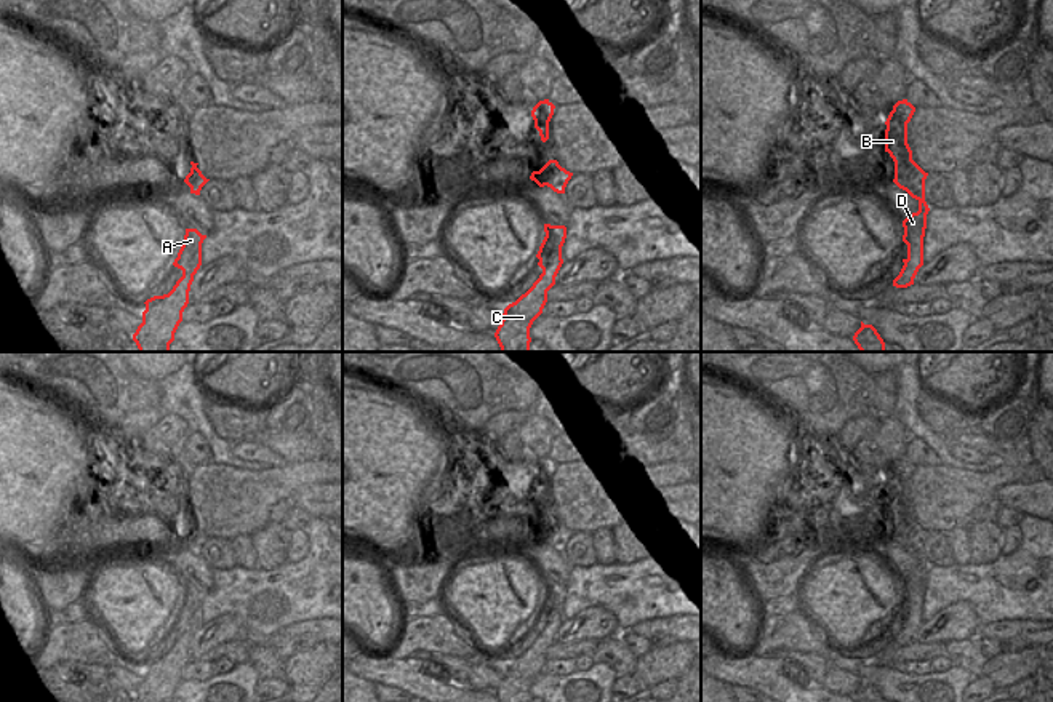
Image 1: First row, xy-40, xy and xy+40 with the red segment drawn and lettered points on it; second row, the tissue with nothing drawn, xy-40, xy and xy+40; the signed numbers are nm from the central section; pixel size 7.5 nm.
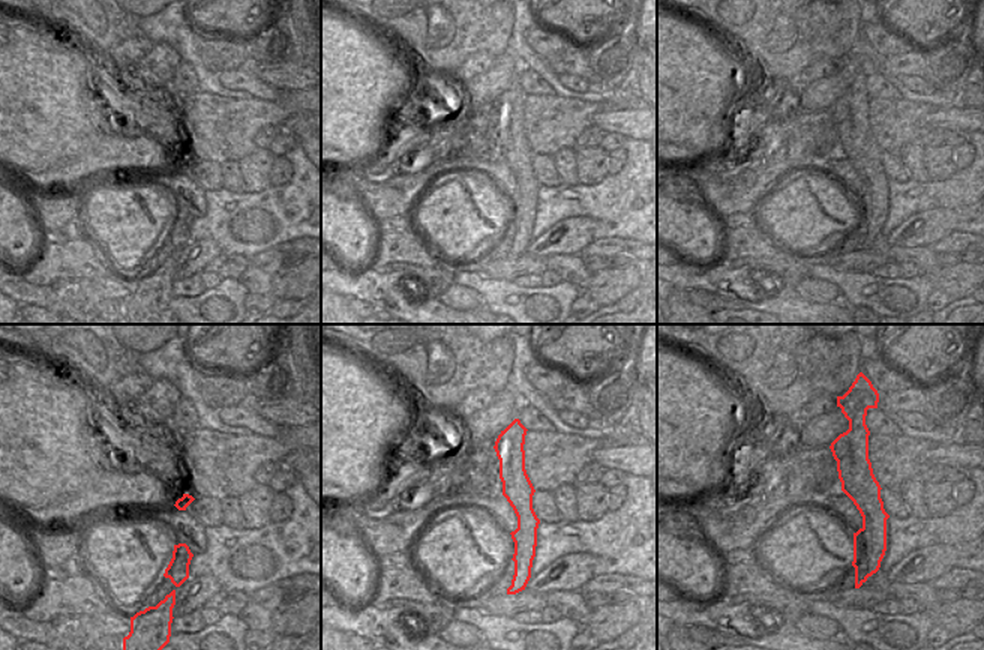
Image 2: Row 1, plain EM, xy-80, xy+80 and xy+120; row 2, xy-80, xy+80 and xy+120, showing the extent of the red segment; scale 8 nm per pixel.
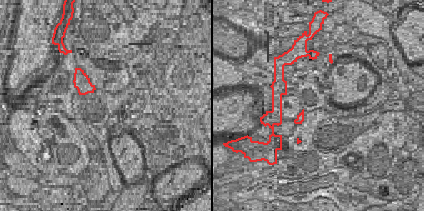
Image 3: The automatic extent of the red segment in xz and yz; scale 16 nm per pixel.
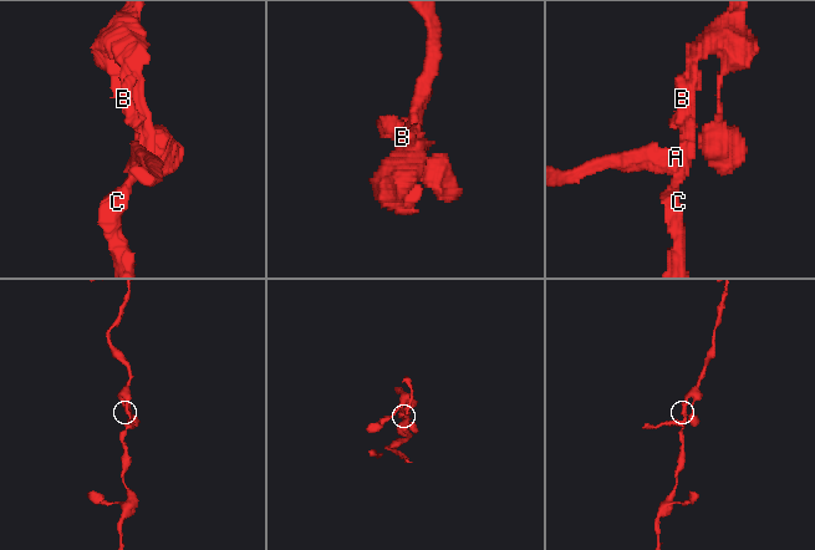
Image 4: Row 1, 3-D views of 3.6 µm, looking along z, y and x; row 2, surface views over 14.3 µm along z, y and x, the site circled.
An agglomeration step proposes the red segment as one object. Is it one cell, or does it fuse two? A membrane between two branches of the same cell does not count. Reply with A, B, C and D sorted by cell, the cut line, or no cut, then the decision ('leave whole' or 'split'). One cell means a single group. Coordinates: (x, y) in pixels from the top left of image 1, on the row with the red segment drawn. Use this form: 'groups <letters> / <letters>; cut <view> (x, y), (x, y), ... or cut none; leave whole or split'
groups A / B C D; cut xy (548, 237), (554, 245), (554, 259), (543, 269); split

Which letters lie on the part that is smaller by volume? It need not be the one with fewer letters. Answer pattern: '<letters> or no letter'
A

